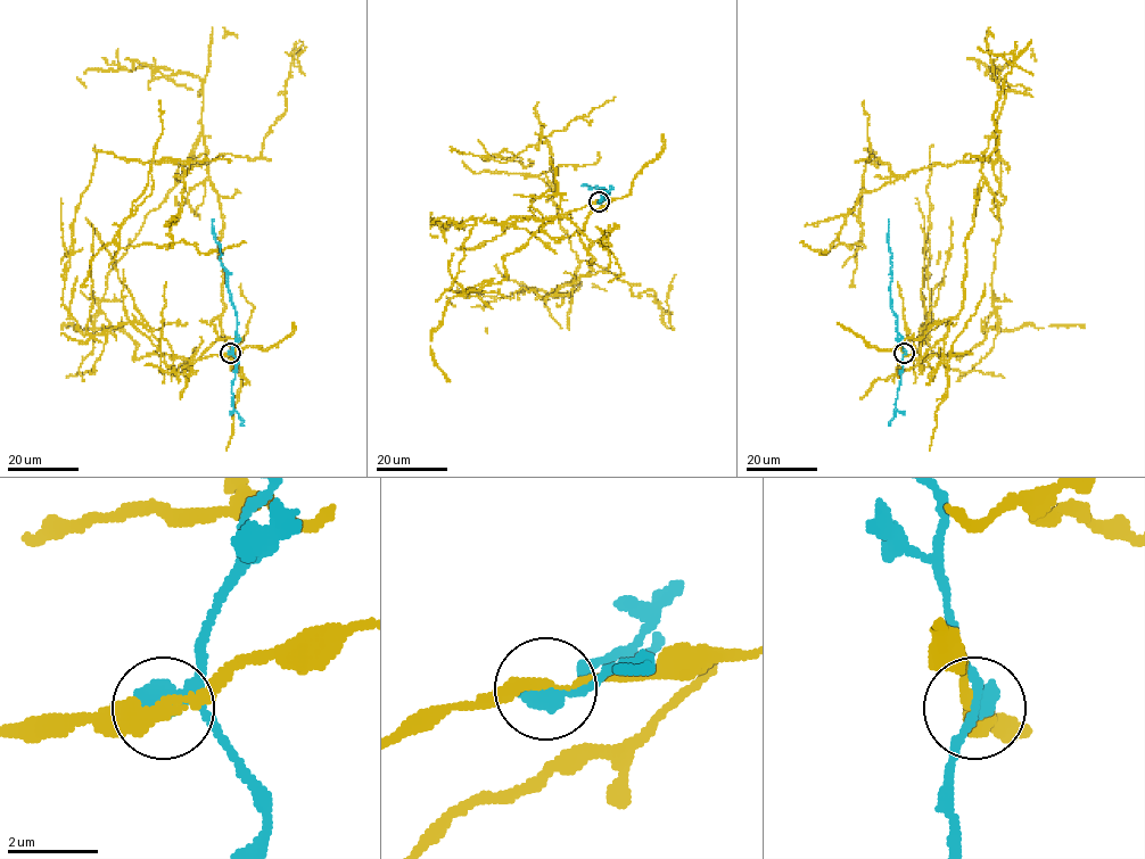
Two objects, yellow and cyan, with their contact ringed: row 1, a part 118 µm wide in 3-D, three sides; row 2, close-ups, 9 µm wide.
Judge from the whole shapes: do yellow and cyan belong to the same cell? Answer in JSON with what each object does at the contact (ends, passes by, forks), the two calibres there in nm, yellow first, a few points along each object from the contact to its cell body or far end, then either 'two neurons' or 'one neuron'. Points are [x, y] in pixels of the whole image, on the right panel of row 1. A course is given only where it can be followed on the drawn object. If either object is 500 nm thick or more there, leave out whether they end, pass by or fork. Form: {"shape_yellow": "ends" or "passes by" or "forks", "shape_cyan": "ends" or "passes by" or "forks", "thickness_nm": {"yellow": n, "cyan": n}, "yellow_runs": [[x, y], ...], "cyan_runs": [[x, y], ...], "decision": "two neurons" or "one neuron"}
{"shape_yellow": "passes by", "shape_cyan": "passes by", "thickness_nm": {"yellow": 320, "cyan": 360}, "yellow_runs": [[904, 353], [919, 361], [961, 308], [981, 162], [909, 171], [863, 192], [839, 242], [866, 246], [863, 100]], "cyan_runs": [[904, 353], [890, 303], [889, 220]], "decision": "two neurons"}

